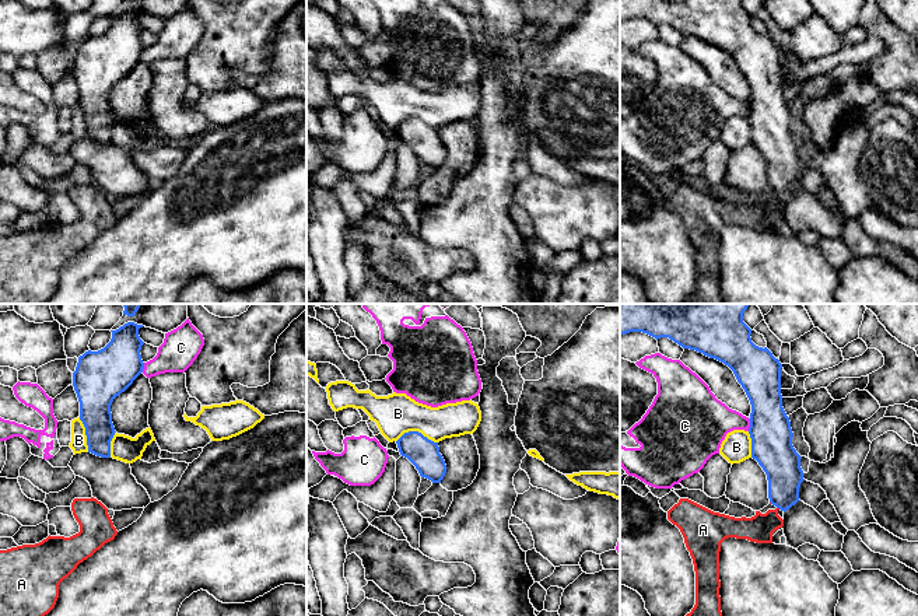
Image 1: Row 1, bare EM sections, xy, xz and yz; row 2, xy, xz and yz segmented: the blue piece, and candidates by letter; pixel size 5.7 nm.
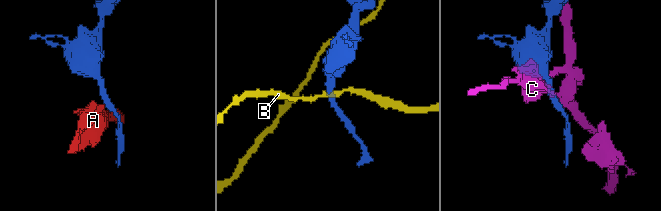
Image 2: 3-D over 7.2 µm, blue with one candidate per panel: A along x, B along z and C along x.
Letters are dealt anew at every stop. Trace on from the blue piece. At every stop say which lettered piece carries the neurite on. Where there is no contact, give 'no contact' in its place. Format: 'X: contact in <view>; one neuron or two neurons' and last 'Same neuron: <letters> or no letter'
A: contact in yz; two neurons
B: contact in xz; two neurons
C: contact in yz; two neurons
Same neuron: no letter

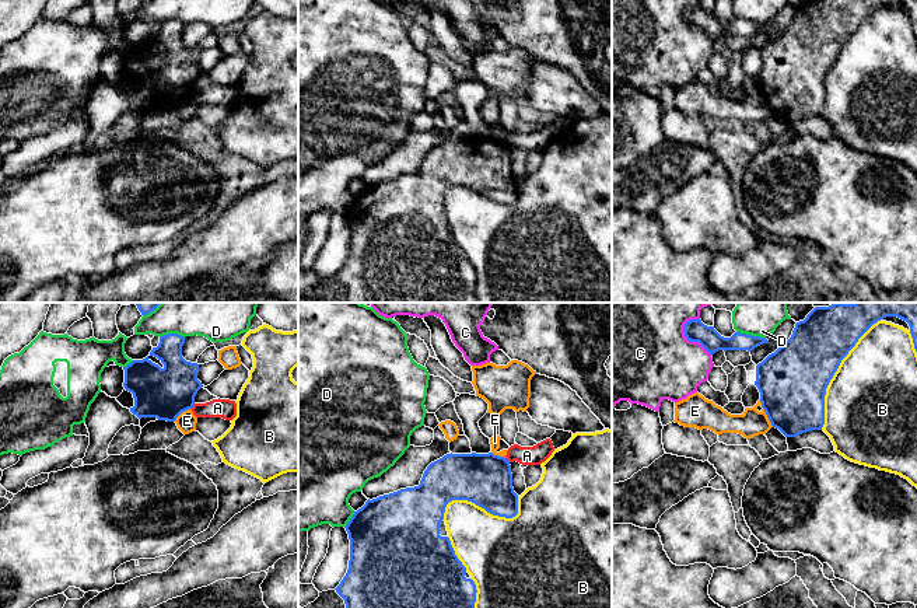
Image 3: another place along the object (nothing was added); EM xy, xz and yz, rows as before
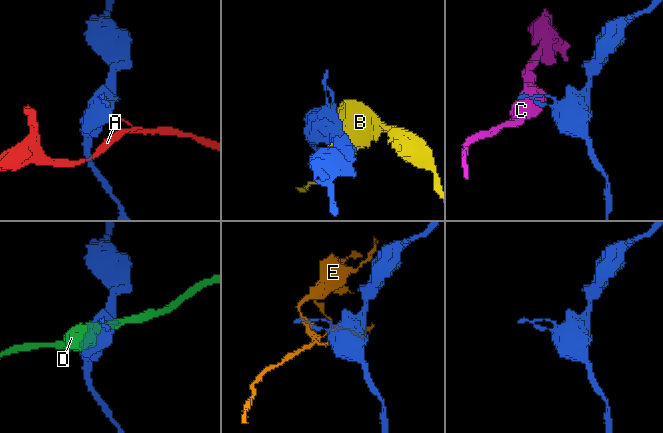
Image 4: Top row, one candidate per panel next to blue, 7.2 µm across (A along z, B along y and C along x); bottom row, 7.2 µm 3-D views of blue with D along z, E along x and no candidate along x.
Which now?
A: contact in xz; two neurons
B: contact in yz; two neurons
C: contact in yz; two neurons
D: contact in yz; two neurons
E: contact in xy; two neurons
Same neuron: no letter

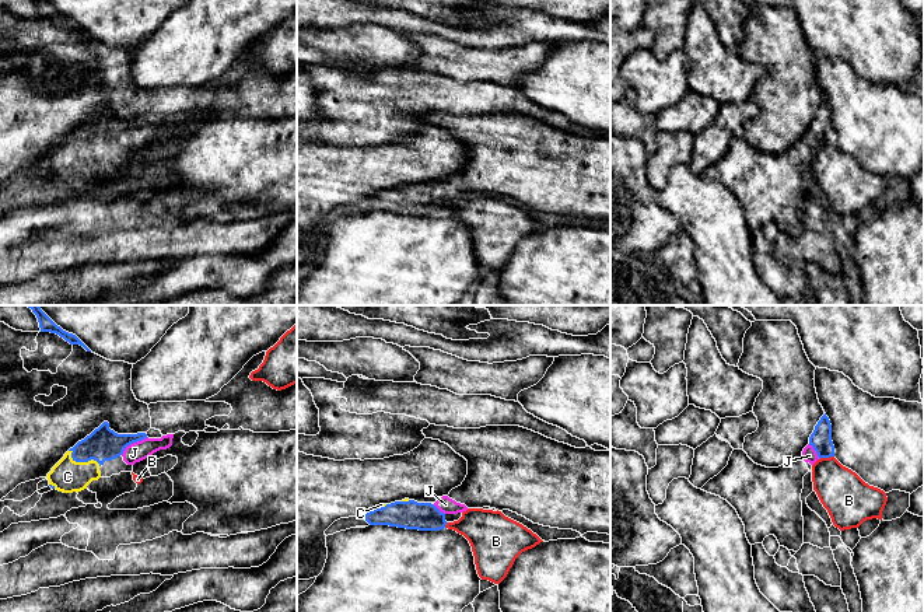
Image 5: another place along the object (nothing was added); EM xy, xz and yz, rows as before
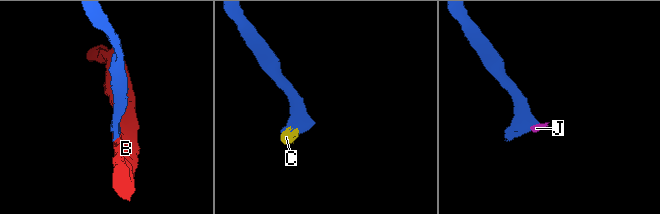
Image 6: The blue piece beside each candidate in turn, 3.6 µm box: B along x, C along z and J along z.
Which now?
B: contact in yz; two neurons
C: contact in xy; one neuron
J: contact in xy; one neuron
Same neuron: C, J

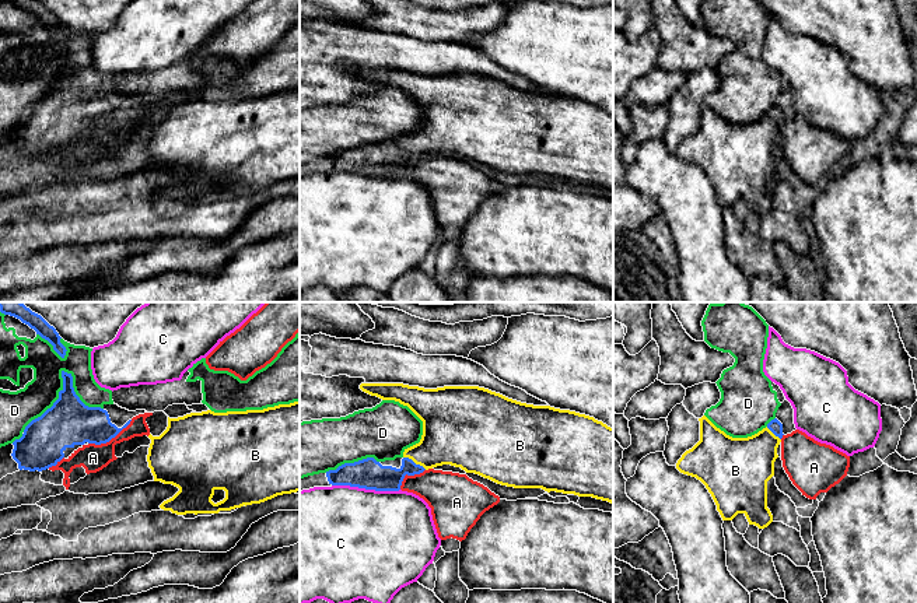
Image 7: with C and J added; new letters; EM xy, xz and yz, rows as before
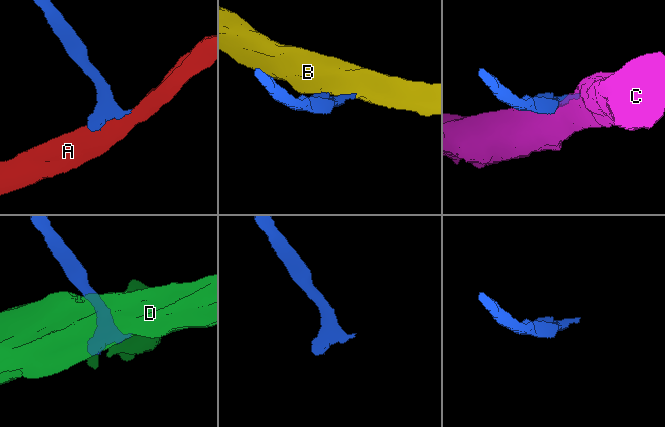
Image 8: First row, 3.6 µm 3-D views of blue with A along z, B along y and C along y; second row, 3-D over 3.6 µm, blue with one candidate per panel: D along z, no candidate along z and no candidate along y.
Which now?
A: contact in xy; two neurons
B: contact in xz; one neuron
C: contact in xz; two neurons
D: contact in xy; two neurons
Same neuron: B

